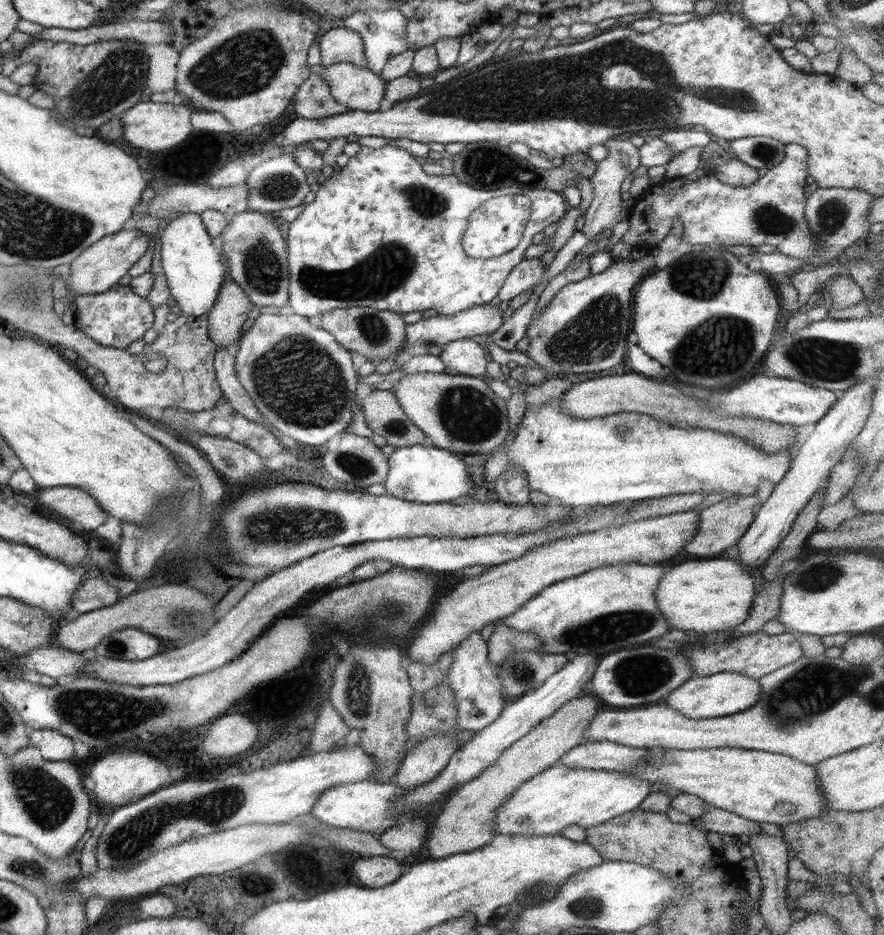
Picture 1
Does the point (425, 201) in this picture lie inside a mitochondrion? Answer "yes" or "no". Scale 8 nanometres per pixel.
yes

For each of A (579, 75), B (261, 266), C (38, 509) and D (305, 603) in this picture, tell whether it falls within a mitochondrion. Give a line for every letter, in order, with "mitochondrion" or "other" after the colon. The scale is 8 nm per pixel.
A: mitochondrion
B: mitochondrion
C: other
D: other

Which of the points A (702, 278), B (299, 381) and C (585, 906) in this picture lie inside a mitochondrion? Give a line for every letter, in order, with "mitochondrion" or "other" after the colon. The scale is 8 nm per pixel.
A: mitochondrion
B: mitochondrion
C: mitochondrion

